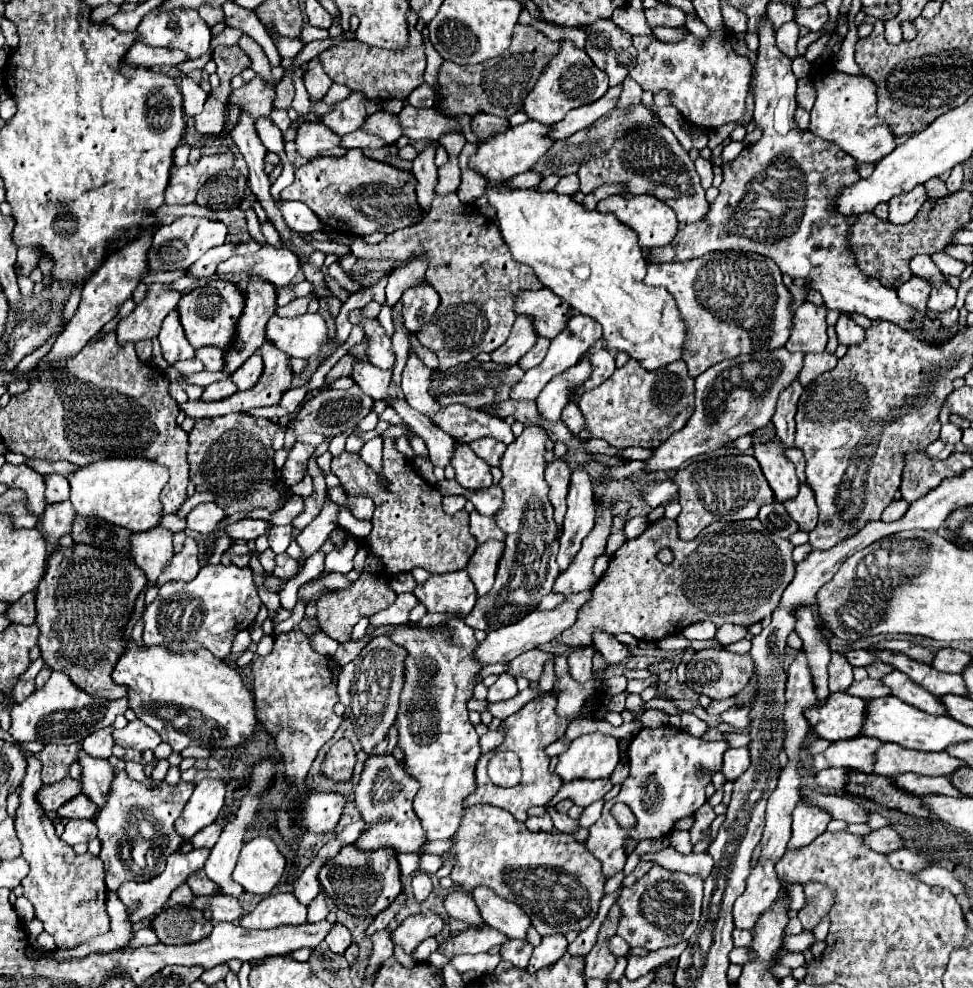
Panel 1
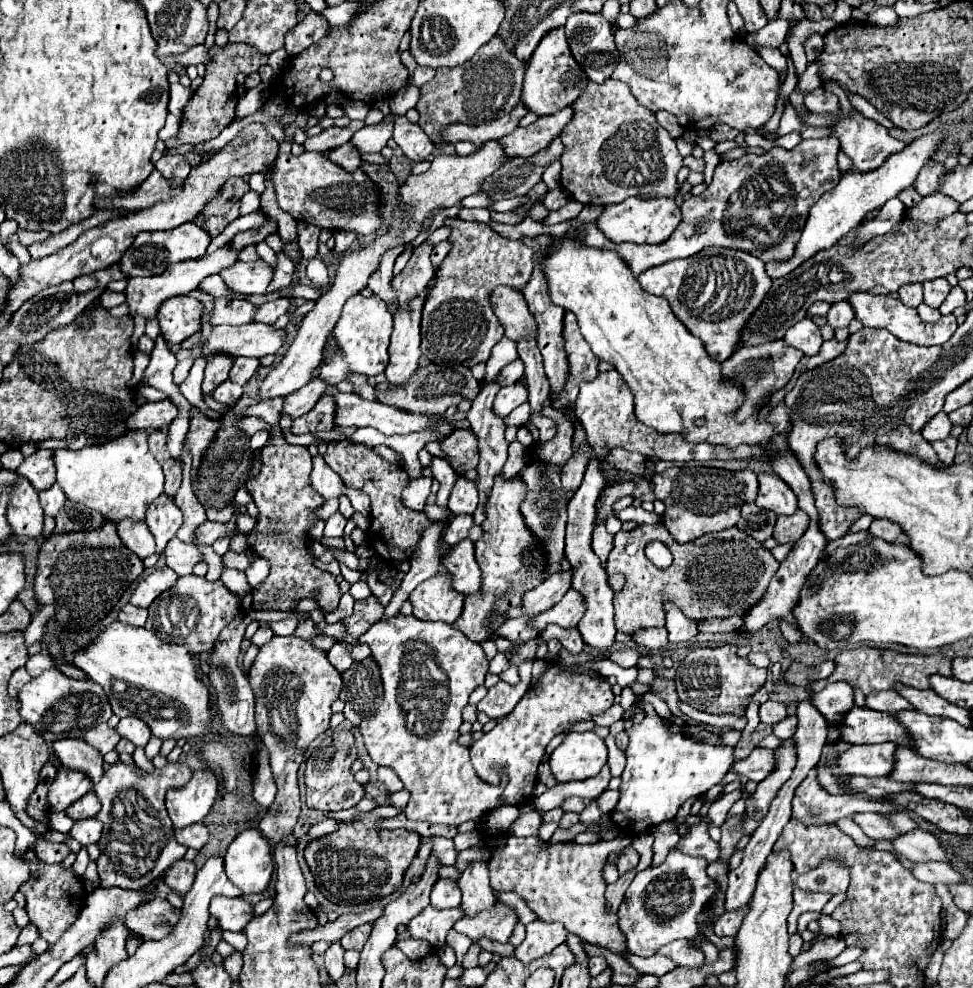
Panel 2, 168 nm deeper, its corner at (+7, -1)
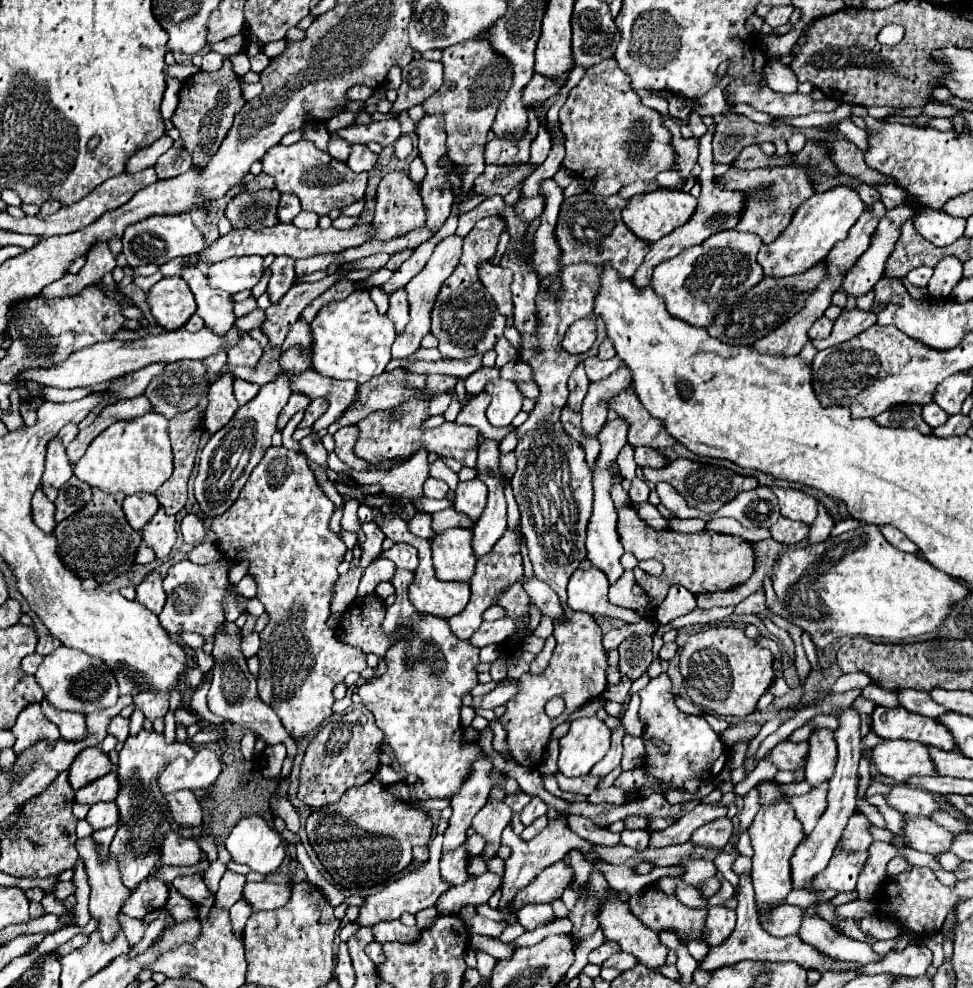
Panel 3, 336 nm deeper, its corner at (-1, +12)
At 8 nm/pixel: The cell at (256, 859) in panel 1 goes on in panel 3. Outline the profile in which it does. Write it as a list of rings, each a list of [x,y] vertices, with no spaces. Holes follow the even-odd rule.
[[[258,815],[236,823],[226,839],[226,849],[236,863],[244,863],[262,875],[276,871],[286,857],[282,837]]]

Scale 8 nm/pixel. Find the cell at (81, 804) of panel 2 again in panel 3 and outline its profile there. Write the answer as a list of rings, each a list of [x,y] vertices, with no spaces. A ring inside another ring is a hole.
[[[110,771],[108,775],[84,785],[76,791],[76,803],[100,803],[100,801],[114,801],[118,795],[118,773]]]

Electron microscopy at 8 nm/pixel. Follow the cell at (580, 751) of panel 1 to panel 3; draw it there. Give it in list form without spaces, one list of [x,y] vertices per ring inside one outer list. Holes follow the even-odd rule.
[[[582,717],[570,723],[568,733],[560,739],[560,773],[566,777],[588,775],[590,769],[608,753],[610,729],[594,717]]]

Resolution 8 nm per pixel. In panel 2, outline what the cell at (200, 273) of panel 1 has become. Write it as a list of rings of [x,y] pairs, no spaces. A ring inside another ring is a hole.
[[[268,220],[268,224],[264,224],[262,228],[252,228],[252,230],[244,230],[244,232],[238,232],[232,242],[228,242],[228,246],[234,246],[236,250],[242,250],[246,246],[252,246],[260,240],[264,240],[270,232],[276,232],[276,222],[274,220]]]

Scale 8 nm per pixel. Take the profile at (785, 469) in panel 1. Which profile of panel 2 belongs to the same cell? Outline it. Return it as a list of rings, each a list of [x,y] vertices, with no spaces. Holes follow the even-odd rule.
[[[760,472],[758,482],[760,482],[760,492],[756,504],[760,508],[772,510],[776,514],[792,514],[798,508],[794,492],[790,490],[790,486],[786,486],[786,482],[782,482],[782,478],[778,478],[778,474]]]

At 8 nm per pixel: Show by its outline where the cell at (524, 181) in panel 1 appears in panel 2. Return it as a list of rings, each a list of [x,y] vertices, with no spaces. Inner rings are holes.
[[[480,190],[480,192],[472,194],[470,198],[464,198],[464,200],[462,200],[462,206],[470,208],[472,204],[476,204],[476,208],[488,208],[492,202],[494,202],[494,200],[492,200],[484,190]]]

